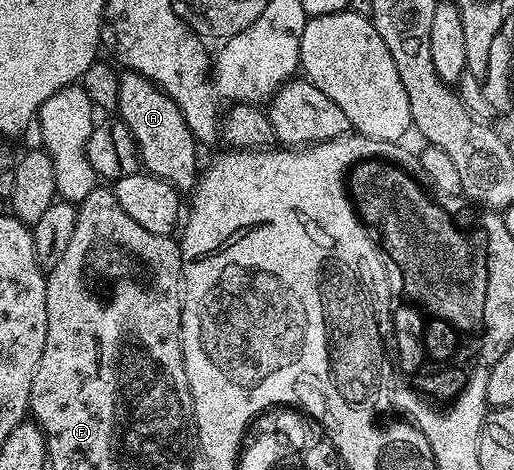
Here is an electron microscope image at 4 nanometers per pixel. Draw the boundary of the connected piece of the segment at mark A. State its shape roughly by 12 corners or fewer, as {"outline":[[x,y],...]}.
{"outline":[[118,73],[117,116],[141,168],[179,191],[199,176],[199,142],[144,75]]}

